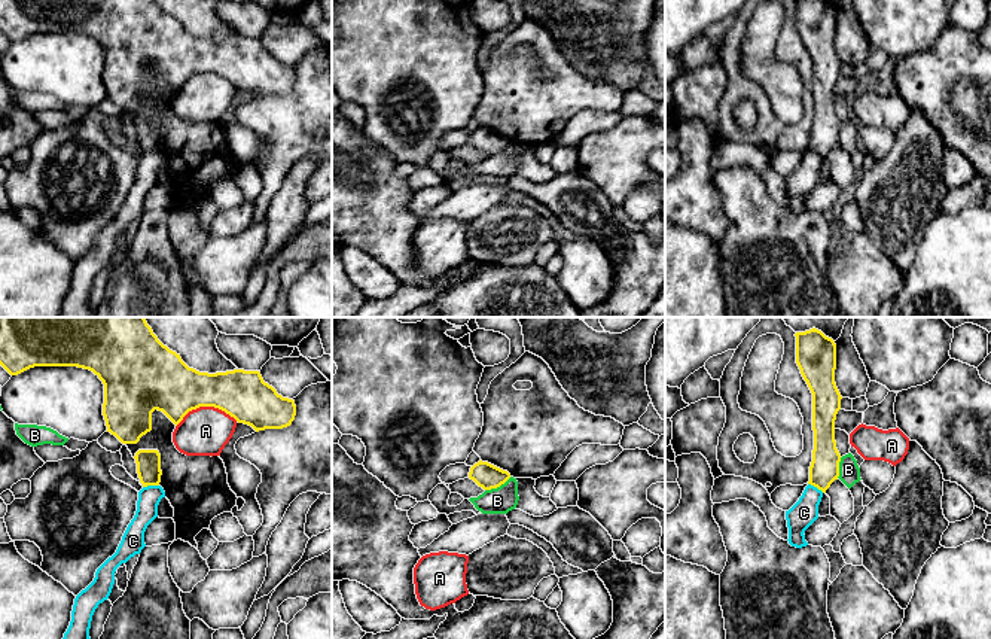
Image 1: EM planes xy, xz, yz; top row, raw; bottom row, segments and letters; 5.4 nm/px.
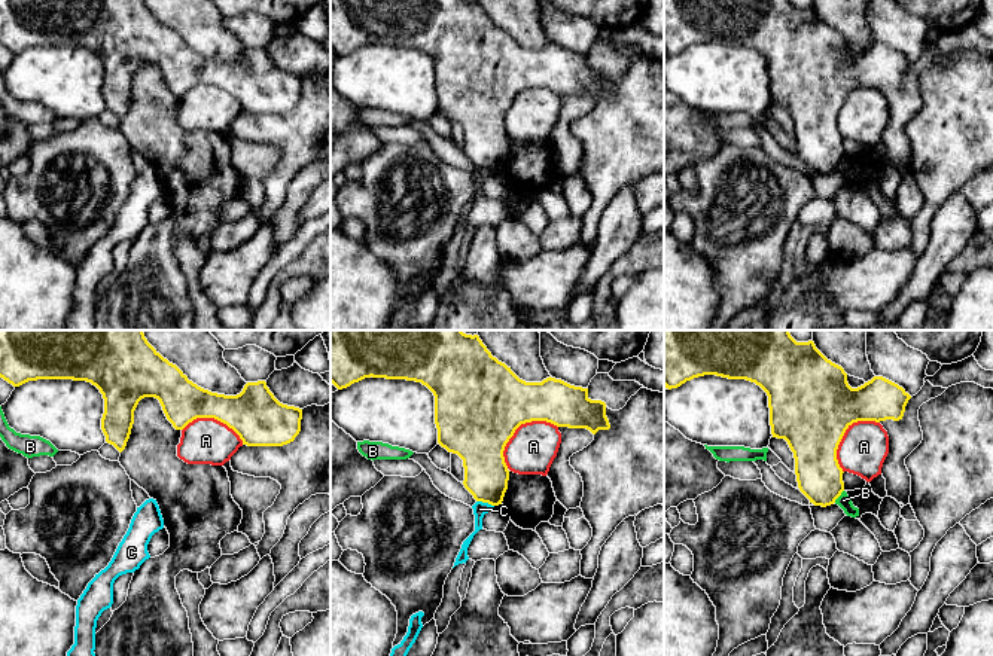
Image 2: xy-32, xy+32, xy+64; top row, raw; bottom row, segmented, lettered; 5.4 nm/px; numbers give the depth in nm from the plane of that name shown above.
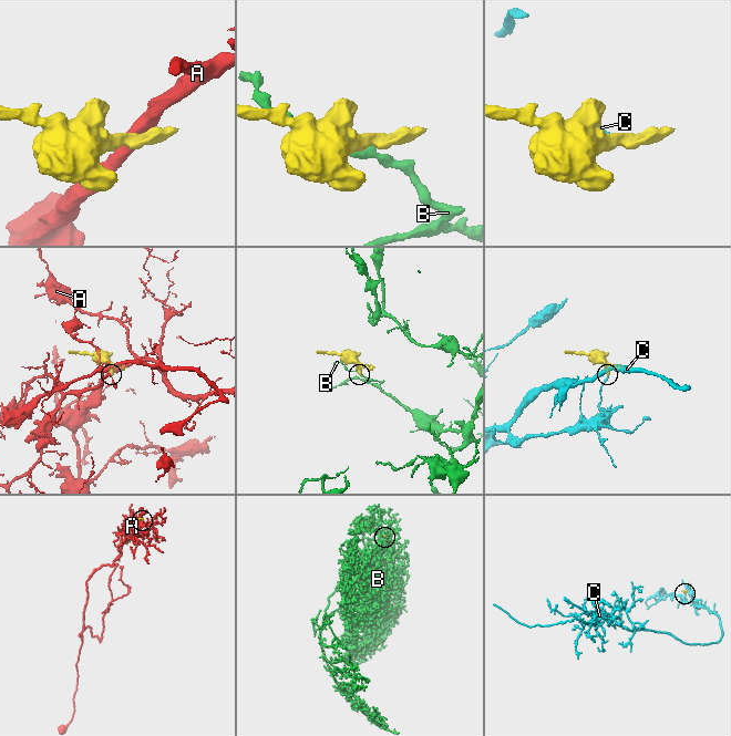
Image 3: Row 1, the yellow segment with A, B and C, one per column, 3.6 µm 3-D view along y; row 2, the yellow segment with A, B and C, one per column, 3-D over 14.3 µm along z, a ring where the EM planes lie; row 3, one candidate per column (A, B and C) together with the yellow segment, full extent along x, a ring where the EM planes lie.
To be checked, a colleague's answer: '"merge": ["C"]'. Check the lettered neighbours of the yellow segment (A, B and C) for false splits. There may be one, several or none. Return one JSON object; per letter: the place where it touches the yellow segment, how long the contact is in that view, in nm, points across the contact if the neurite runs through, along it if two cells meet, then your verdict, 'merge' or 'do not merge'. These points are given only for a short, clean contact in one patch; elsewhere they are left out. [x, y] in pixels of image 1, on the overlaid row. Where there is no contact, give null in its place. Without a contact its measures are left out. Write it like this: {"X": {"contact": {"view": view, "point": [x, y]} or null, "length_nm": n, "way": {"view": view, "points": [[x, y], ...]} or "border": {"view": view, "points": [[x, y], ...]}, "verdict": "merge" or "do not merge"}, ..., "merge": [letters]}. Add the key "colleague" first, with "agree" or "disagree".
{"colleague": "disagree", "A": {"contact": {"view": "xy", "point": [206, 405]}, "length_nm": 340, "verdict": "do not merge"}, "B": {"contact": {"view": "xz", "point": [497, 486]}, "length_nm": 160, "border": {"view": "xz", "points": [[511, 477], [499, 486], [485, 490]]}, "verdict": "do not merge"}, "C": {"contact": {"view": "xy", "point": [151, 484]}, "length_nm": 90, "border": {"view": "xy", "points": [[158, 484], [143, 487]]}, "verdict": "do not merge"}, "merge": []}

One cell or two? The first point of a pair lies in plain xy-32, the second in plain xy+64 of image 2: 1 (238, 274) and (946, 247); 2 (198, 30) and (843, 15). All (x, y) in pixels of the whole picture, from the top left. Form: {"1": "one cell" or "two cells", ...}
{"1": "two cells", "2": "one cell"}

